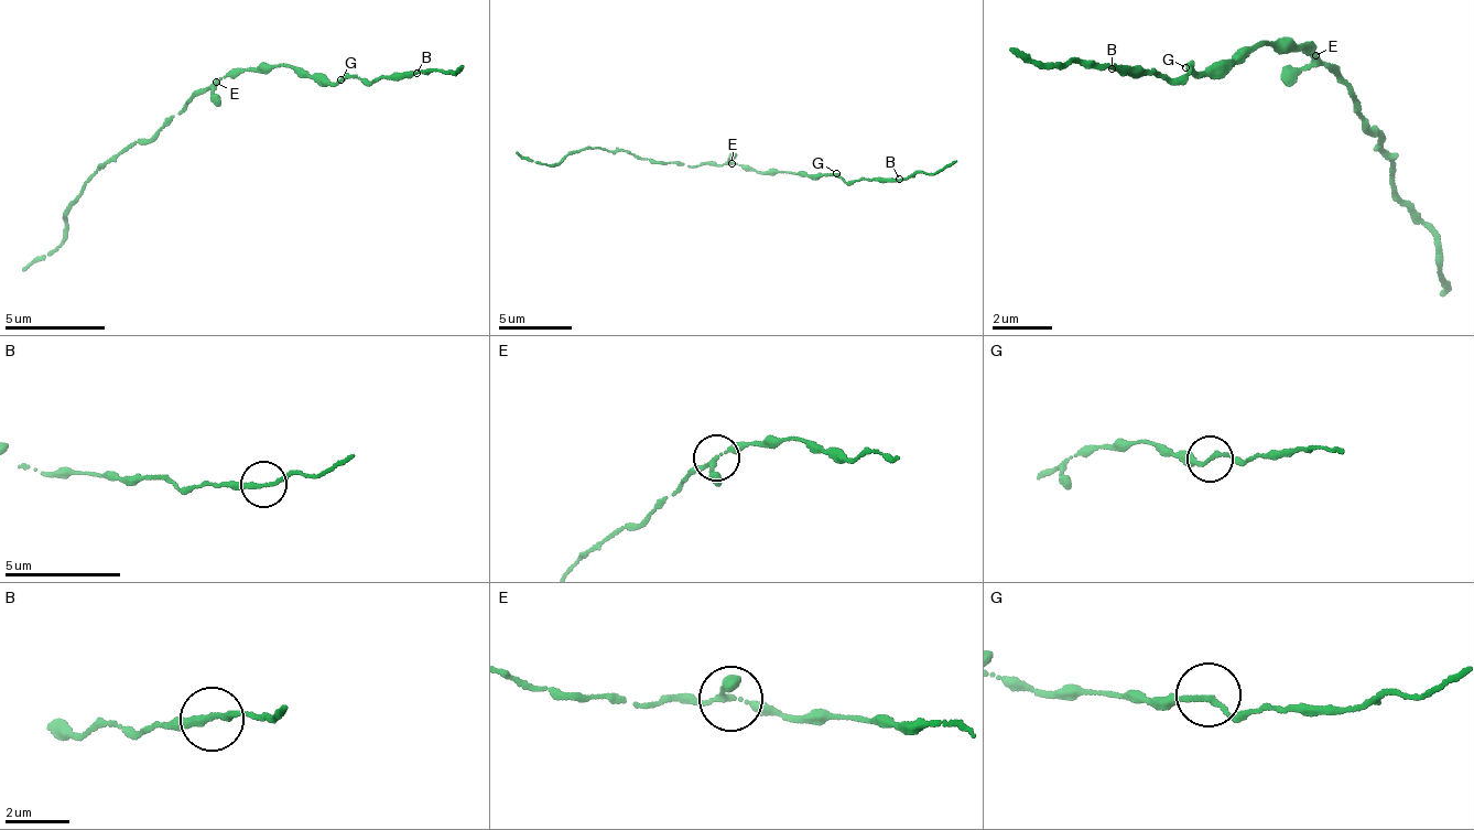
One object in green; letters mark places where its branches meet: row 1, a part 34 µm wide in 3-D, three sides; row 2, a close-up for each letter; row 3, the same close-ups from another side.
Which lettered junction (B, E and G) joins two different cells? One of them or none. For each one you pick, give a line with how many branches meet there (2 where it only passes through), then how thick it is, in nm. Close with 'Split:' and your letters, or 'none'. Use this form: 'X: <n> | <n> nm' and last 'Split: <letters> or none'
Split: none

